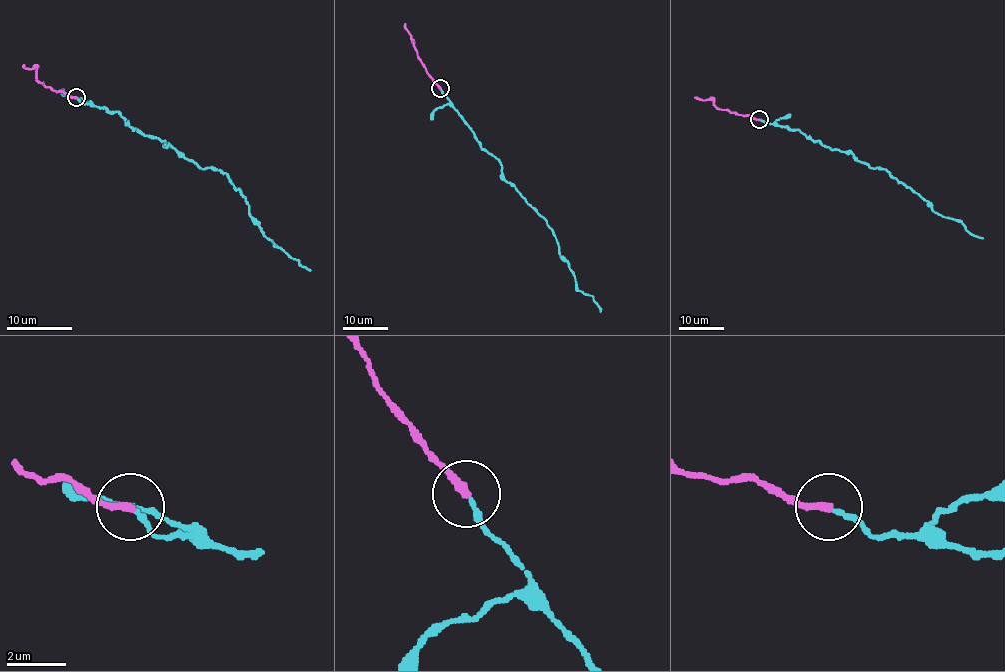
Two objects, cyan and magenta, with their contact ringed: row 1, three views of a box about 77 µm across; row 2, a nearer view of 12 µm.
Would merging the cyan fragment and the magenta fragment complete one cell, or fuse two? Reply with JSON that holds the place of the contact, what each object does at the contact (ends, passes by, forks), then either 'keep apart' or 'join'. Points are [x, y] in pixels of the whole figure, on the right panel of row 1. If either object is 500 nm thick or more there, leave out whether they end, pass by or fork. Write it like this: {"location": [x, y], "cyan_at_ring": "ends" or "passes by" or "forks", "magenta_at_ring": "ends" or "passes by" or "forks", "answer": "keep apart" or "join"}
{"location": [759, 119], "cyan_at_ring": "ends", "magenta_at_ring": "ends", "answer": "join"}

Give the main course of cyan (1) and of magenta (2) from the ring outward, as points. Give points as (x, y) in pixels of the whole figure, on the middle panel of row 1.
1: (441, 89), (482, 148), (499, 160), (503, 178), (543, 217), (577, 288), (593, 297), (600, 312)
2: (441, 89), (417, 55), (405, 24)

